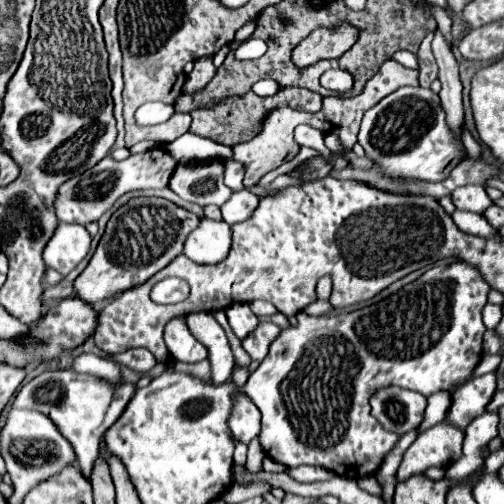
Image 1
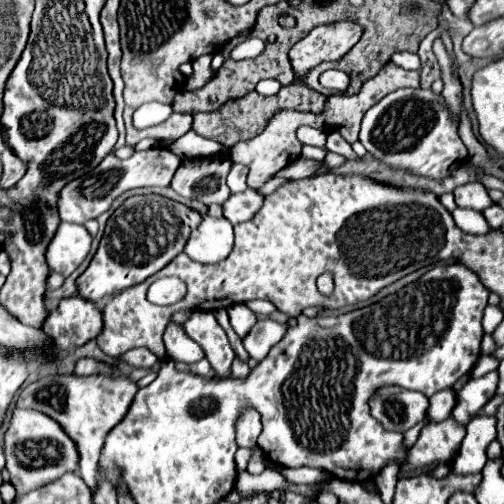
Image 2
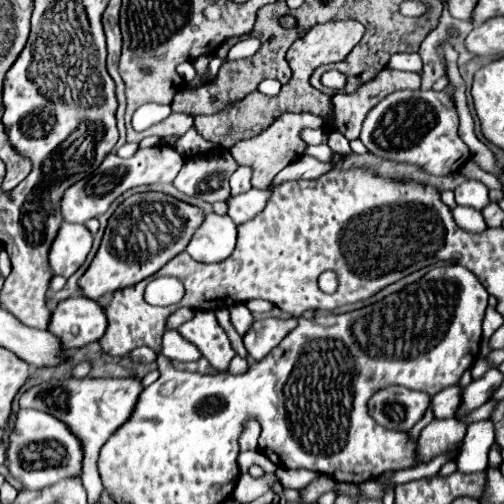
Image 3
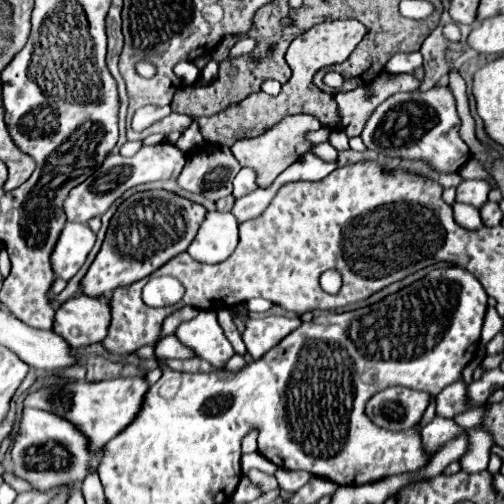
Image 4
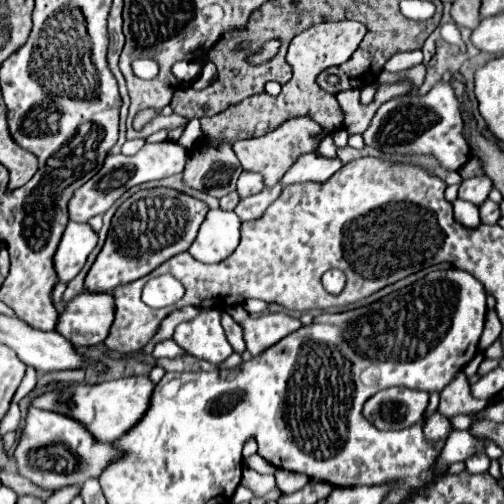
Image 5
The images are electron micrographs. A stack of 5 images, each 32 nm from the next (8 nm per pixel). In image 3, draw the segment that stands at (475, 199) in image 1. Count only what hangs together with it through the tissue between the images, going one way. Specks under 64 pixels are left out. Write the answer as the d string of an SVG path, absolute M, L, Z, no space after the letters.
M468 180L464 184L460 184L456 190L456 204L460 206L470 206L474 210L482 210L484 206L490 204L490 198L488 198L488 188L478 182L478 180Z

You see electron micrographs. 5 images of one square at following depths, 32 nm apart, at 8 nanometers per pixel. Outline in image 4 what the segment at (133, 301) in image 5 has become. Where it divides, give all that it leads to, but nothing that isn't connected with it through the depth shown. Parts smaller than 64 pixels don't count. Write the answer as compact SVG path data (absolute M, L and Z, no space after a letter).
M138 280L136 284L128 286L128 288L116 288L116 292L112 294L110 300L110 328L106 338L102 340L102 346L116 356L126 356L132 354L136 348L142 346L156 346L160 342L160 334L162 334L162 322L166 320L166 316L170 316L174 310L178 310L180 306L168 306L168 308L148 308L142 300L142 288L144 288L144 280Z

